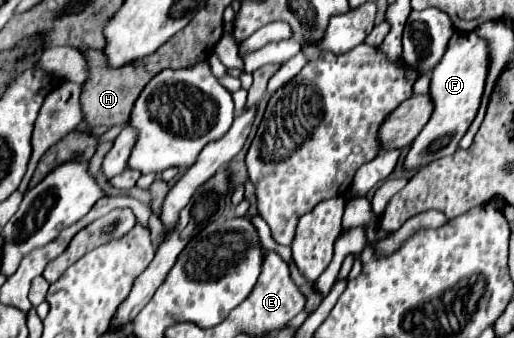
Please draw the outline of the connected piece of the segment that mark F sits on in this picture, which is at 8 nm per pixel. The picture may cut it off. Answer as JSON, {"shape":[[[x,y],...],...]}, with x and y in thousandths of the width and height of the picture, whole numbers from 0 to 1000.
{"shape":[[[885,92],[870,157],[862,163],[858,186],[842,204],[839,228],[839,299],[842,299],[842,334],[831,370],[819,382],[819,393],[804,411],[796,453],[788,459],[788,500],[823,500],[839,488],[842,476],[881,459],[893,435],[897,405],[912,382],[916,358],[928,340],[940,257],[944,257],[944,228],[951,204],[951,145],[944,139],[944,121],[928,109],[924,98],[901,98]]]}

